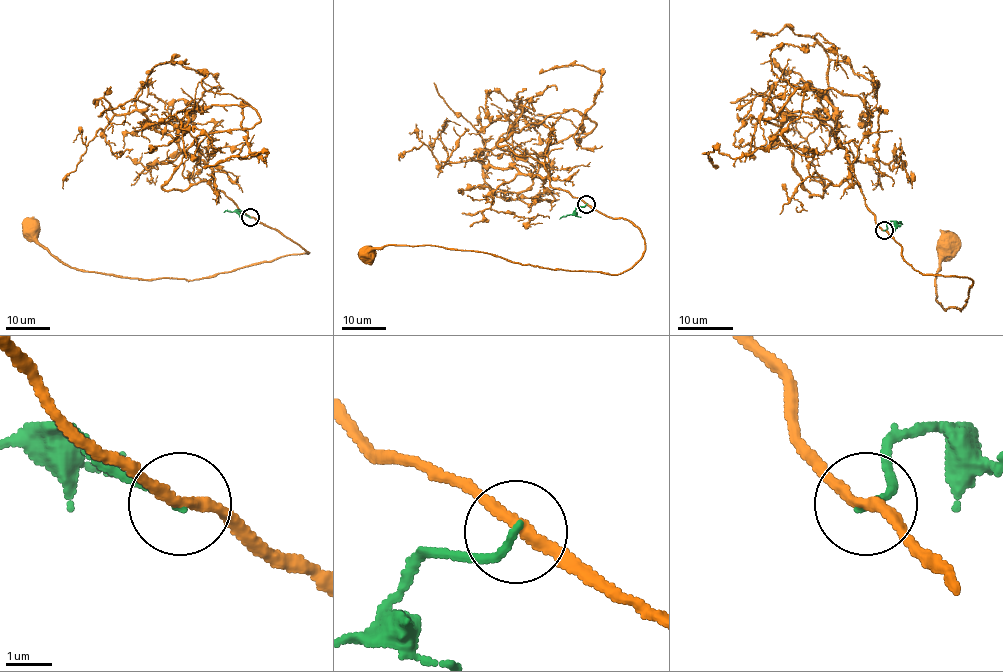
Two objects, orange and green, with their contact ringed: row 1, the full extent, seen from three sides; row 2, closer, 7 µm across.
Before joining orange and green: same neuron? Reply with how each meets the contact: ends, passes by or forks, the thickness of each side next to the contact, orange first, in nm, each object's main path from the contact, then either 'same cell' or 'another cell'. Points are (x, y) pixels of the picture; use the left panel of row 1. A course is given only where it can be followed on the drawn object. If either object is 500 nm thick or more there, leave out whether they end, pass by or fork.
orange passes by; green ends; calibres 240 and 170 nm; course orange (250, 217), (308, 253), (193, 280), (121, 278), (62, 264), (31, 228); course green (250, 217), (239, 210), (223, 212); another cell

